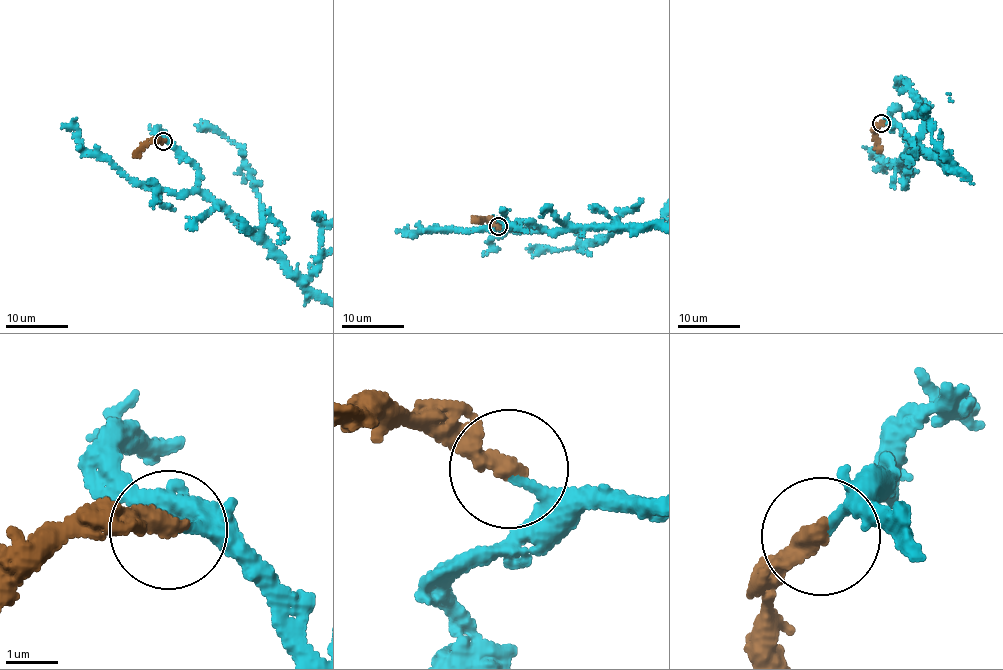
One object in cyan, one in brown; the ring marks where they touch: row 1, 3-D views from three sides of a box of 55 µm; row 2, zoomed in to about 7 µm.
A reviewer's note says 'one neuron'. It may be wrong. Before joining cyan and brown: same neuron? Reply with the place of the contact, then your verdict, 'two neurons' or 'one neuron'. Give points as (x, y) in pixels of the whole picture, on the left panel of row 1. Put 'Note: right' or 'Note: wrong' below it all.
at (163, 141); one neuron
Note: right

